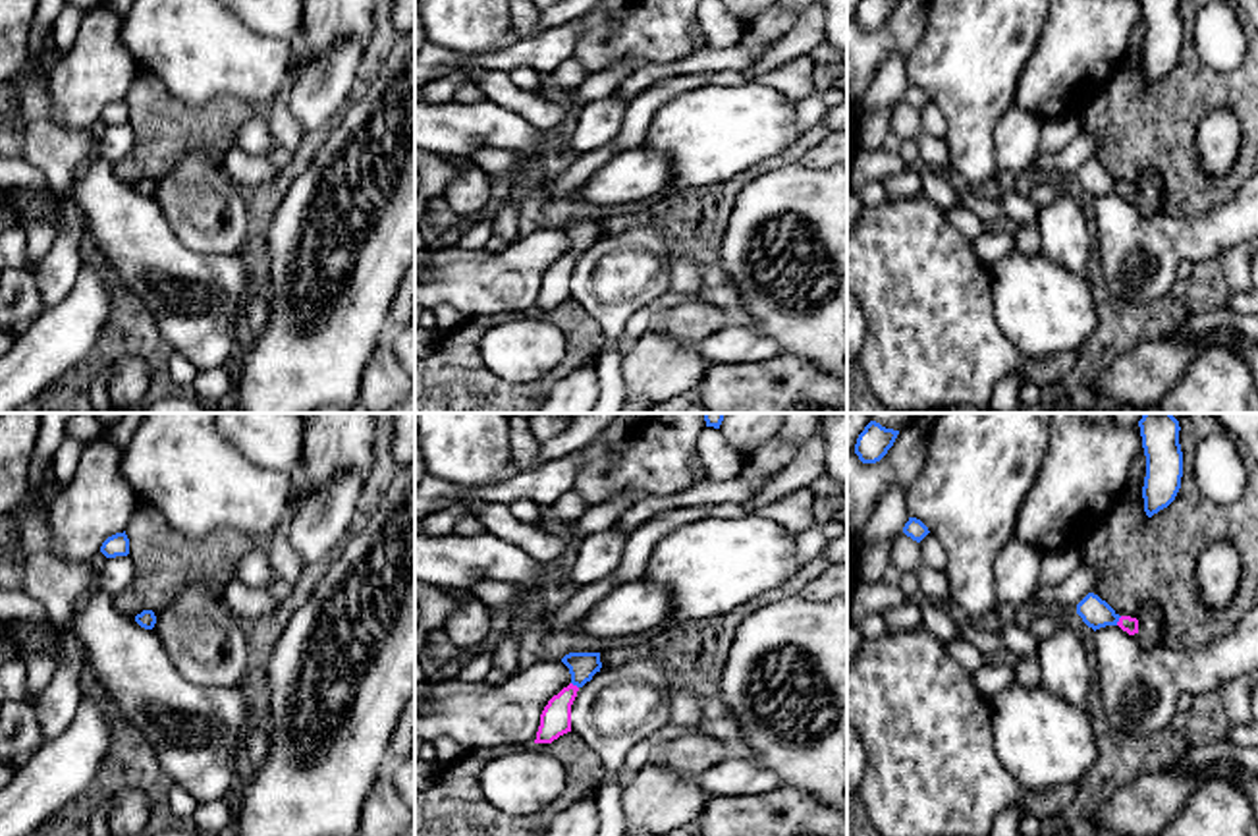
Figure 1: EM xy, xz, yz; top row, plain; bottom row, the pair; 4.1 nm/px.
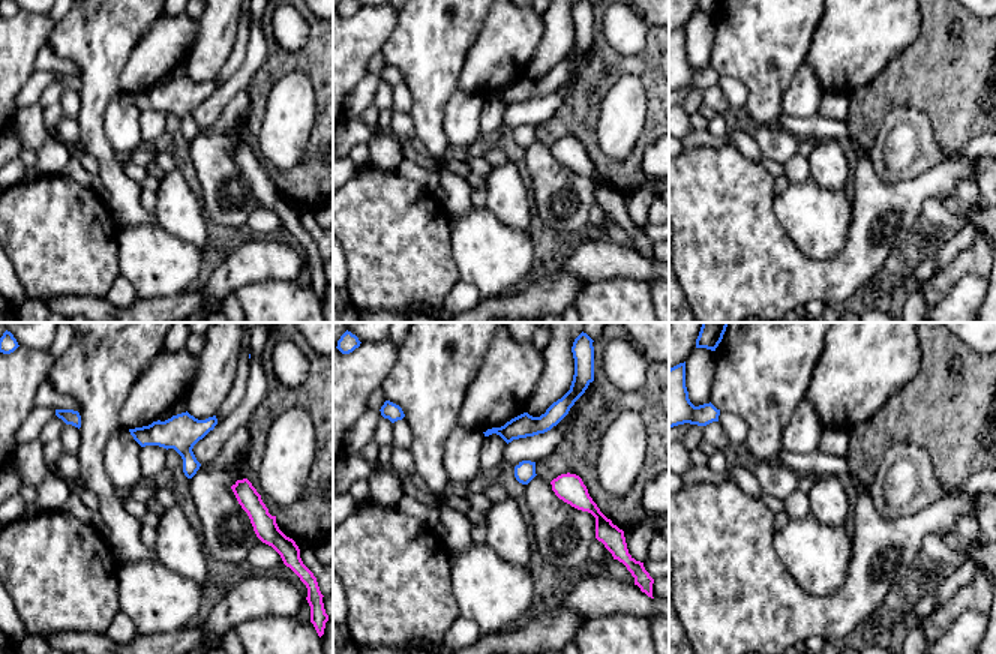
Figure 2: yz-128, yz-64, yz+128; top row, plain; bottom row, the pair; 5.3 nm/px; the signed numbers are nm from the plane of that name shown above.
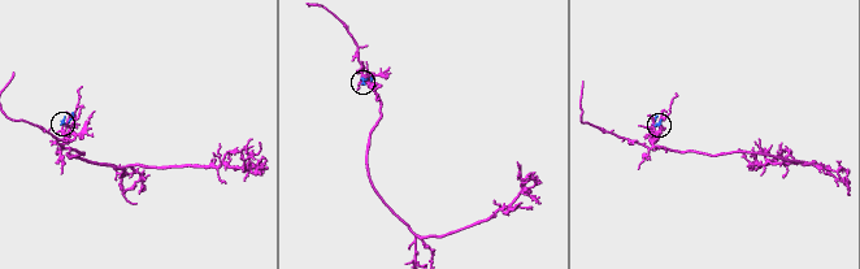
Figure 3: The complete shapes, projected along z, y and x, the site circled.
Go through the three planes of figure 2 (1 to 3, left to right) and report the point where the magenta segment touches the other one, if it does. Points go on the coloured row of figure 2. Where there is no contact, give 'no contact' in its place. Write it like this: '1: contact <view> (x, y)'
1: no contact
2: no contact
3: no contact

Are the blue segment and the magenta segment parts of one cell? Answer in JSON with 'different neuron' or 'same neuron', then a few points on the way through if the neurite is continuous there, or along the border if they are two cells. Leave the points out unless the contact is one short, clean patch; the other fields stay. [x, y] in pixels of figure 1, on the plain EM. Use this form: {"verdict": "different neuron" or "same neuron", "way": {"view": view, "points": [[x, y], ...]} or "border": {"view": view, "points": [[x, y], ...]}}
{"verdict": "same neuron", "way": {"view": "yz", "points": [[1094, 180], [1118, 188], [1127, 192]]}}

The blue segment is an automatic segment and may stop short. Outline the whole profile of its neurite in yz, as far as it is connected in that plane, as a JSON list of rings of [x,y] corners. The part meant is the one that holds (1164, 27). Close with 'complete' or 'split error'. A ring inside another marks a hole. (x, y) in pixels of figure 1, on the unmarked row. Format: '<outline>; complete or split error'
[[[1140,0],[1146,23],[1146,44],[1142,54],[1144,79],[1148,85],[1167,75],[1183,44],[1183,19],[1179,0]]]; complete

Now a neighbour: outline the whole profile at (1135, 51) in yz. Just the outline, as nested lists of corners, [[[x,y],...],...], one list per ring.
[[[1142,19],[1142,23],[1135,29],[1129,48],[1123,60],[1119,62],[1117,70],[1131,66],[1136,60],[1142,60],[1144,44],[1146,44],[1146,23]]]

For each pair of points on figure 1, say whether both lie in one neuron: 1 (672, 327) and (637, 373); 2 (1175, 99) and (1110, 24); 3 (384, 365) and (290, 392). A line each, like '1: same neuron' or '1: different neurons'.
1: same neuron
2: different neurons
3: different neurons

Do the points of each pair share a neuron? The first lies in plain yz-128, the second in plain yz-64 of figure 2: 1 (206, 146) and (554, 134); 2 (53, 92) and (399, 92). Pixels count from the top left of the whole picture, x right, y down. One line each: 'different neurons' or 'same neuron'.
1: different neurons
2: different neurons

